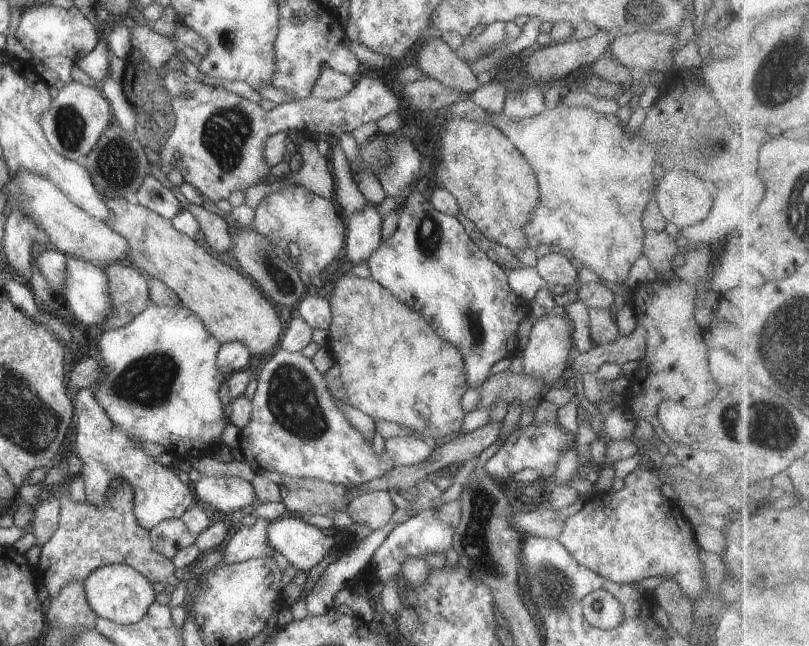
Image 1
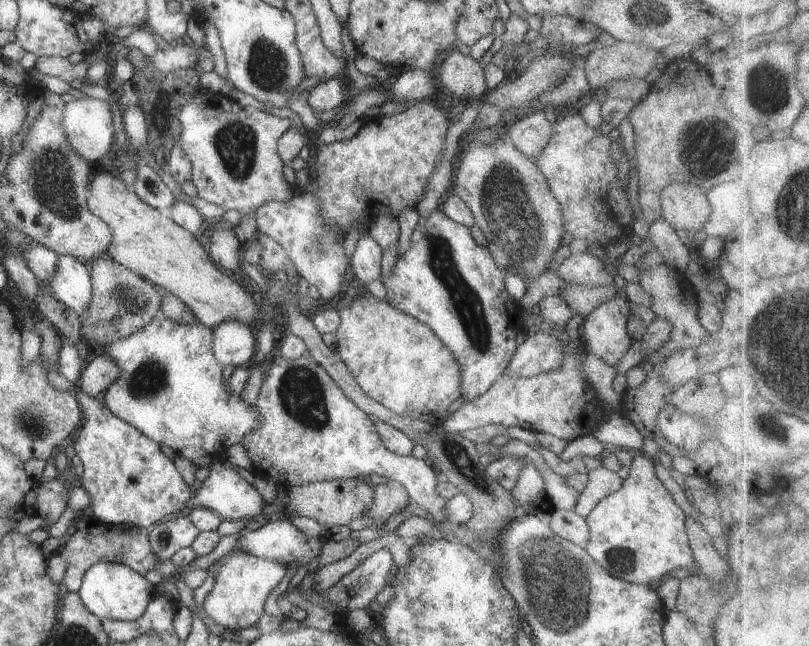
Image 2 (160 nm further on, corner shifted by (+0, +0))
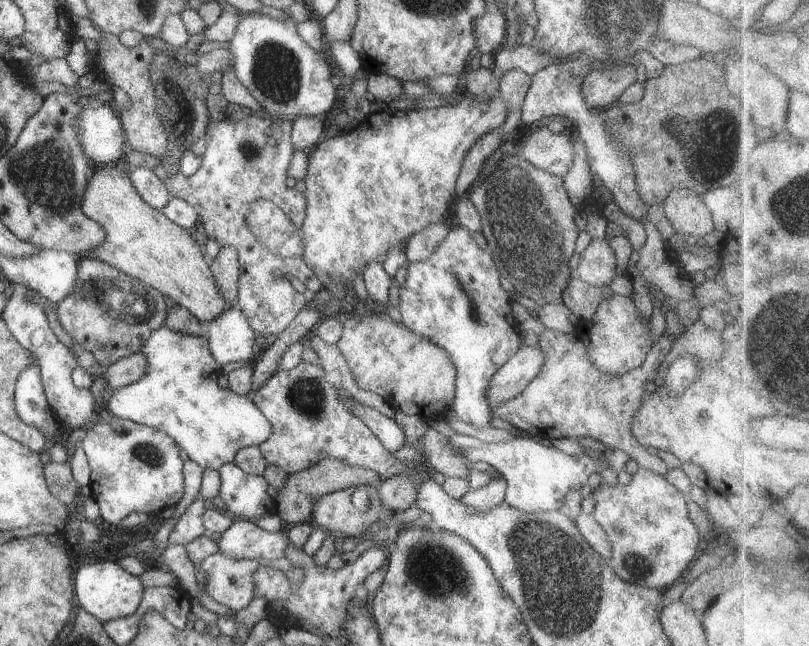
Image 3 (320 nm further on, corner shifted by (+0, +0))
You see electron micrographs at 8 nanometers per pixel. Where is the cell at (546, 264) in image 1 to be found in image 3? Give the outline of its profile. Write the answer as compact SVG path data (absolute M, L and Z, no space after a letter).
M592 239L581 252L581 260L574 276L586 284L601 287L609 285L616 276L616 254L607 239Z

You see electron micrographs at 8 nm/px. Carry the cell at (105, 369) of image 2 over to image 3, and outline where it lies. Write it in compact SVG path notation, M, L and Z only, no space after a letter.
M136 353L102 369L108 387L117 389L139 381L147 371L147 360L142 353Z

